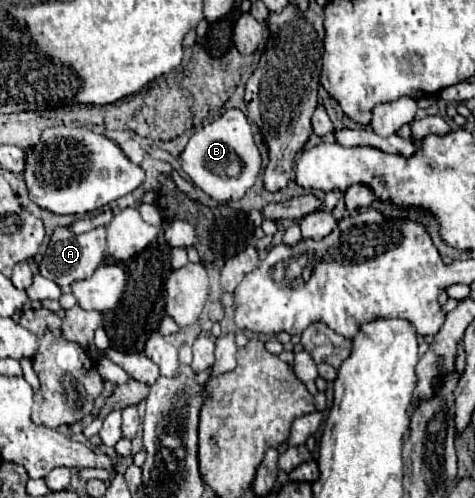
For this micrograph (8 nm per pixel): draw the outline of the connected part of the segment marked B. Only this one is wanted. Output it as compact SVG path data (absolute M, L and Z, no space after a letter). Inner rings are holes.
M229 108L211 124L199 128L187 142L185 150L179 156L181 168L193 180L197 188L209 194L217 202L233 202L245 196L245 192L255 184L261 168L263 158L255 144L251 124L247 116L239 108ZM239 158L239 168L237 168Z

